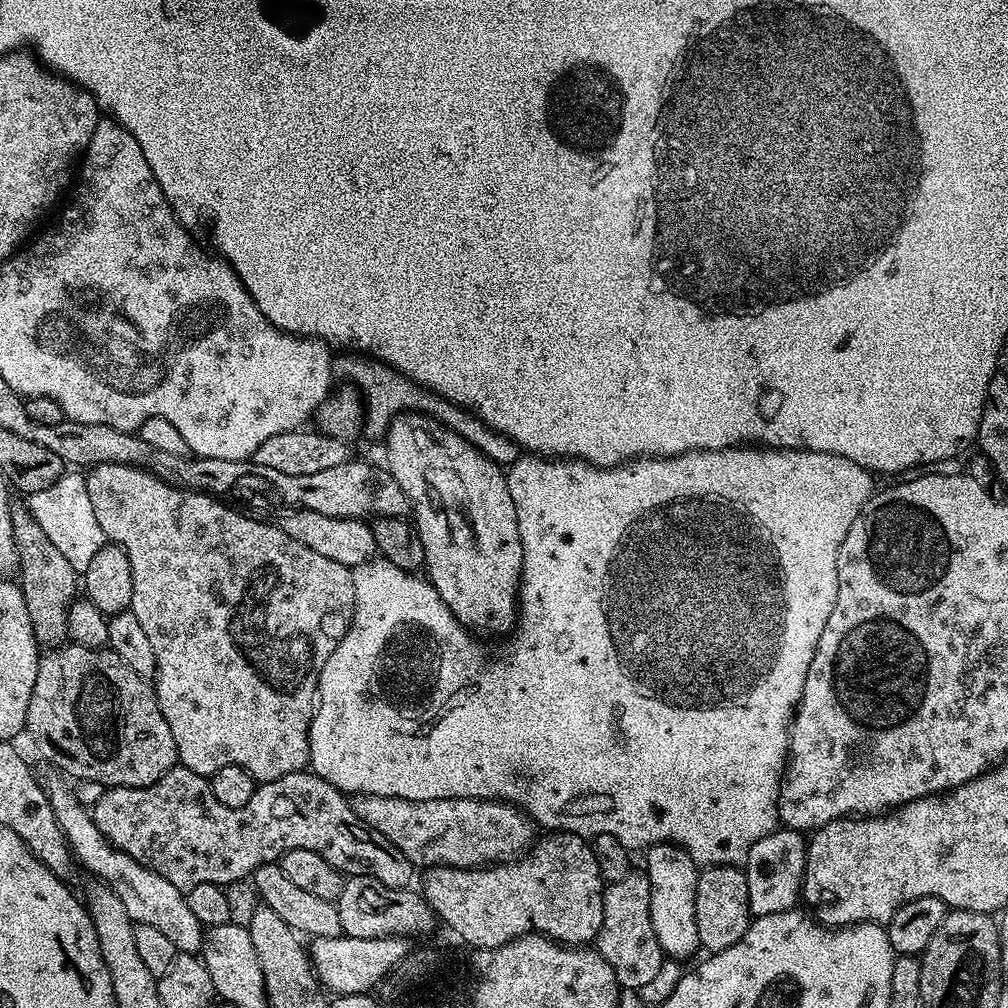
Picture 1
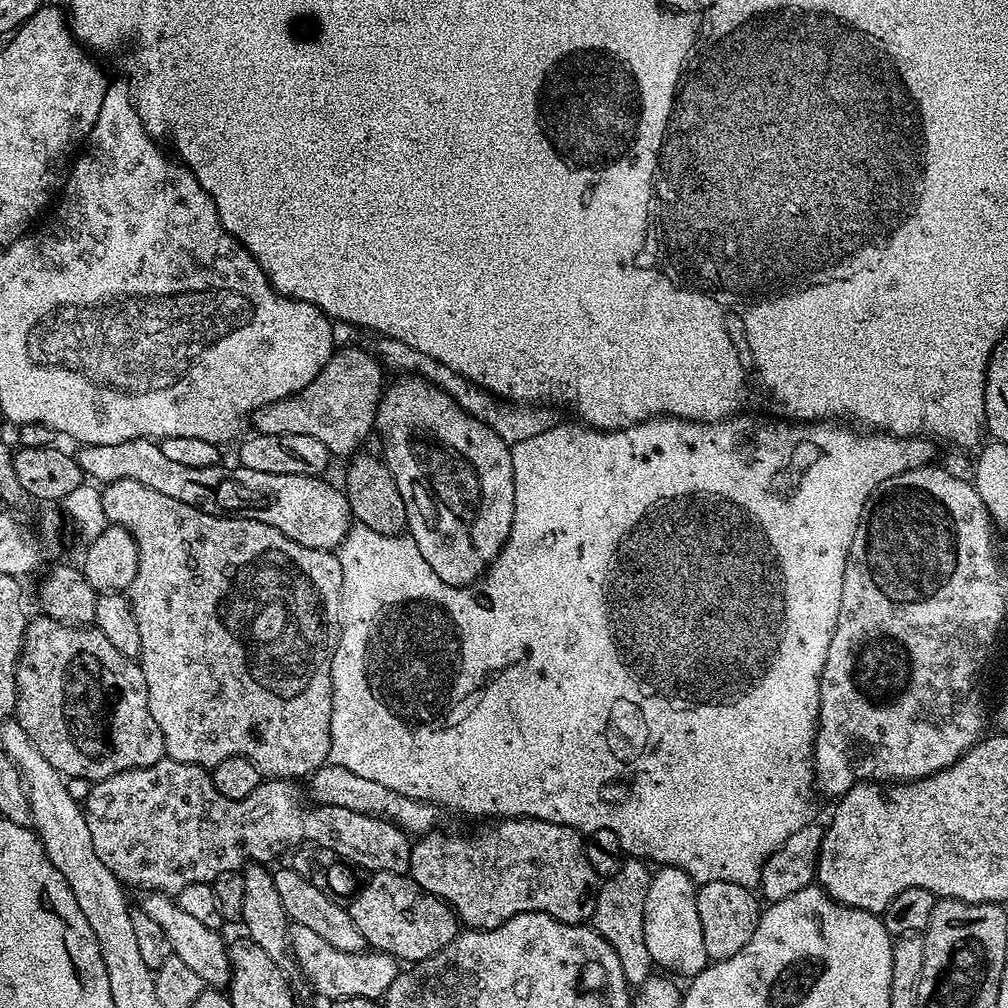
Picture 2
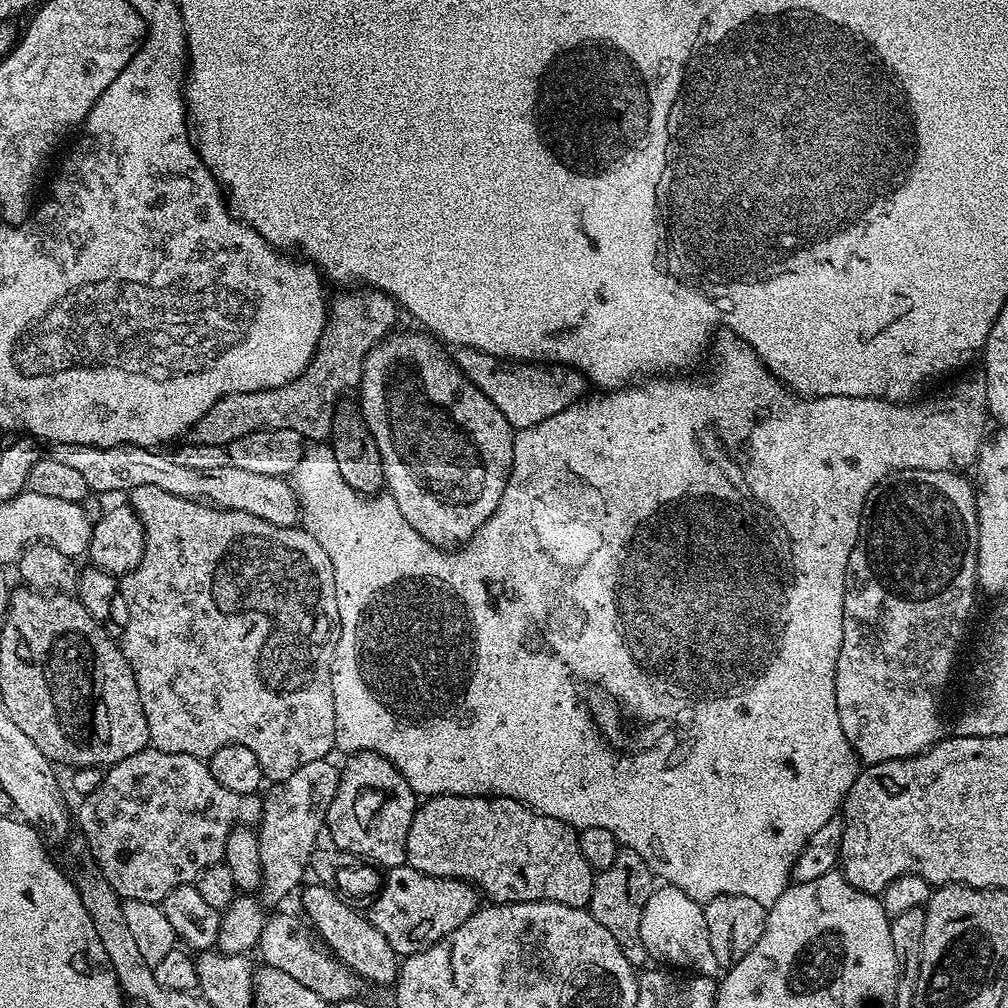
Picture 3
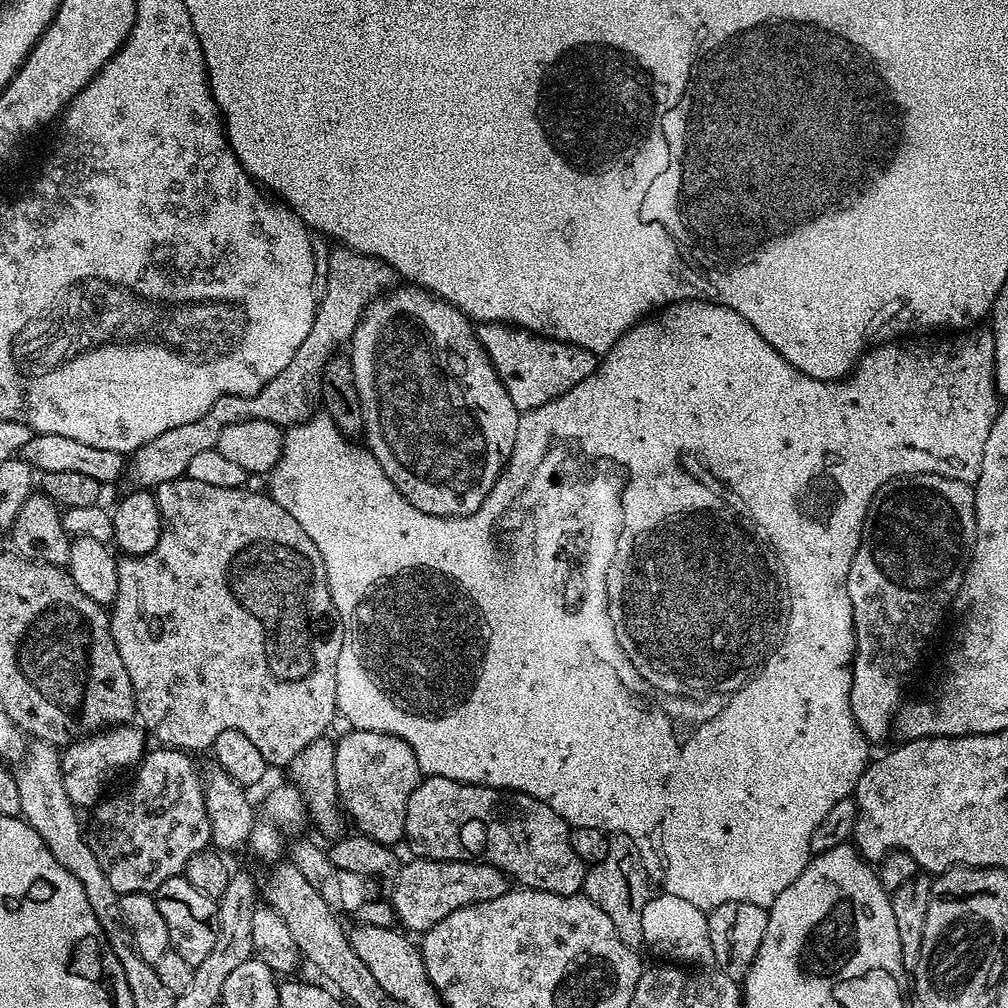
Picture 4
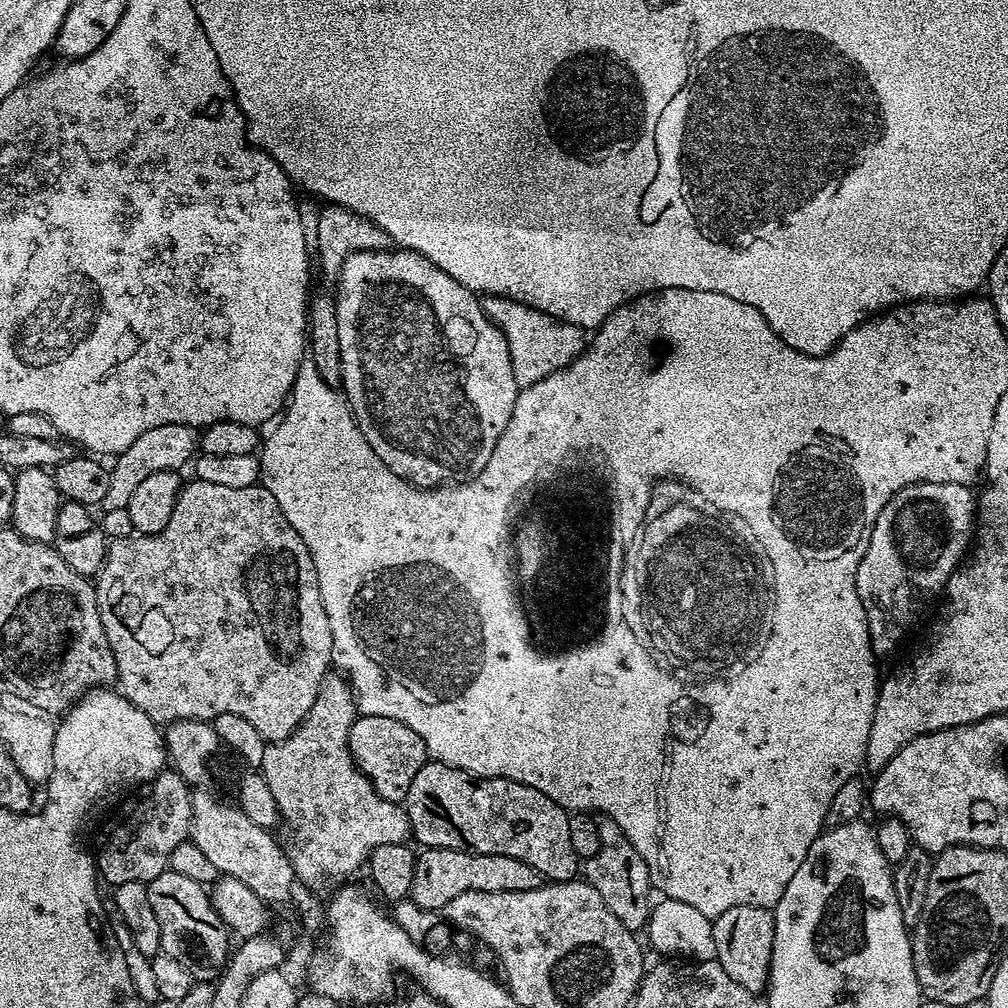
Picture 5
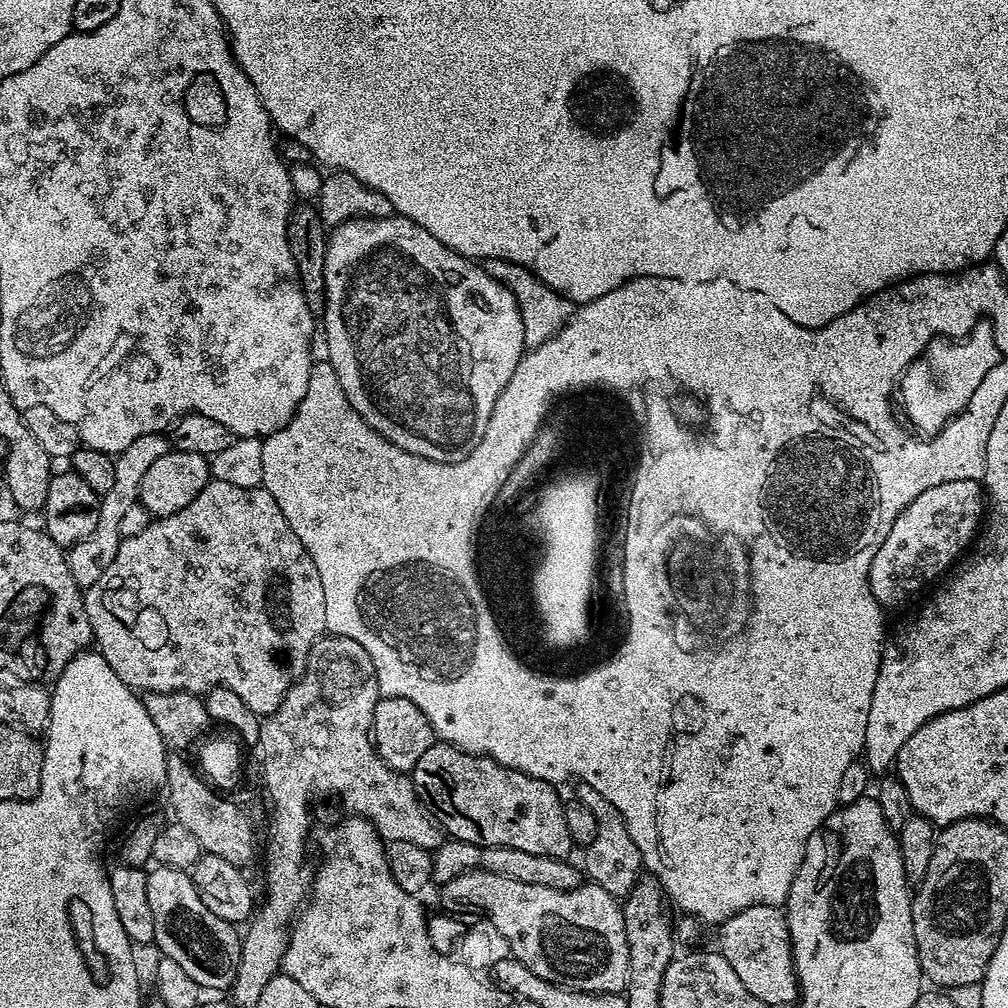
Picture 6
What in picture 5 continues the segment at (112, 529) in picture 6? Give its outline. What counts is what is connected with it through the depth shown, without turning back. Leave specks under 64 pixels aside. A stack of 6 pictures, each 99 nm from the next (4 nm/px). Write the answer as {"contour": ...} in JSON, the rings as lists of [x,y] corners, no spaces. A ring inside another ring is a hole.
{"contour":[[[171,424],[170,426],[154,426],[154,430],[146,430],[146,434],[134,438],[127,450],[115,457],[110,468],[110,486],[106,489],[103,507],[107,510],[127,508],[130,494],[134,494],[138,482],[150,478],[150,474],[158,474],[162,470],[171,472],[183,469],[183,464],[193,459],[198,452],[198,432],[189,424]]]}

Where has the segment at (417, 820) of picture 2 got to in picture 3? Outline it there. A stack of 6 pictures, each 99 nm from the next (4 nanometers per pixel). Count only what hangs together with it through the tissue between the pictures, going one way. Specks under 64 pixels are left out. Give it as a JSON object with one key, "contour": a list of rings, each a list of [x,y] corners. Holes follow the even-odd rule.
{"contour":[[[325,758],[306,762],[306,766],[294,770],[290,778],[275,781],[269,787],[272,789],[263,793],[264,809],[258,825],[258,854],[262,856],[258,892],[268,904],[292,891],[295,893],[305,883],[304,872],[306,876],[306,869],[312,863],[312,851],[318,846],[316,839],[325,831],[330,802],[334,802],[340,785],[340,768],[330,761]]]}

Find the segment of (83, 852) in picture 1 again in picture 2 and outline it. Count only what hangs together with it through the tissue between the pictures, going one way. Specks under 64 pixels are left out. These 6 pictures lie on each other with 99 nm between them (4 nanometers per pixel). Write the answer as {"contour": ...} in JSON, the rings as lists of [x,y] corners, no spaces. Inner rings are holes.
{"contour":[[[150,892],[143,898],[145,900],[142,910],[166,933],[172,947],[172,955],[182,958],[182,962],[186,962],[186,966],[190,966],[190,970],[194,970],[194,974],[202,978],[205,986],[223,989],[230,979],[230,965],[229,945],[224,944],[221,933],[210,926],[202,926],[202,922],[186,914],[186,910],[182,910],[182,906],[178,906],[173,897],[165,896],[163,892]]]}

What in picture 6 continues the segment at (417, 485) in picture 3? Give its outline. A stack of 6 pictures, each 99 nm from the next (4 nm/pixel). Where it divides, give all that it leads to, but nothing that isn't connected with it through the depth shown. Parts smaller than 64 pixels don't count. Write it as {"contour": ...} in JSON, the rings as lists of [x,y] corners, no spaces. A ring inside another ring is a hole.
{"contour":[[[377,214],[371,218],[348,220],[327,233],[322,313],[324,336],[328,339],[326,359],[331,364],[346,398],[350,398],[350,406],[354,406],[354,410],[362,414],[364,421],[375,432],[382,434],[394,446],[412,452],[415,456],[430,458],[434,462],[443,464],[453,464],[467,458],[478,446],[482,434],[486,434],[494,402],[498,402],[506,382],[510,382],[520,357],[526,351],[522,314],[519,313],[518,302],[507,285],[495,281],[477,261],[469,260],[467,256],[458,254],[453,248],[447,248],[442,241],[434,238],[434,234],[430,234],[430,230],[422,230],[422,226],[402,215],[384,215]]]}

